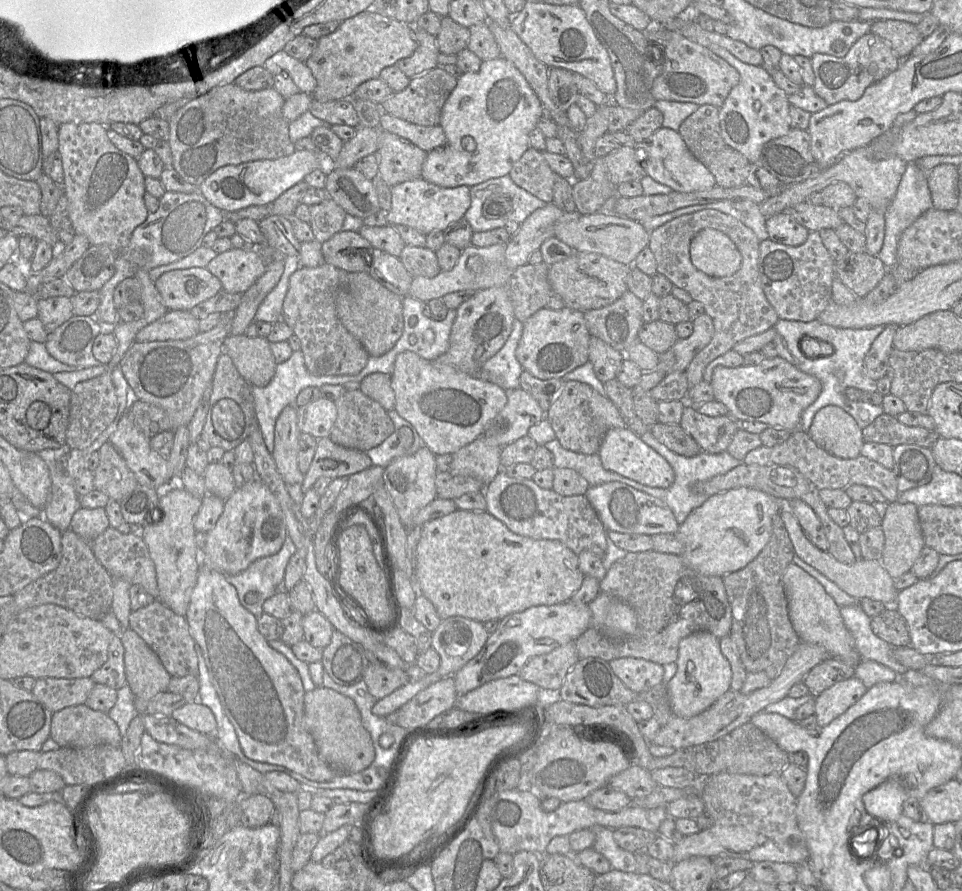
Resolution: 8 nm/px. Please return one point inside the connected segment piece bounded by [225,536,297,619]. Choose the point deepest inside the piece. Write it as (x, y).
(265, 576)

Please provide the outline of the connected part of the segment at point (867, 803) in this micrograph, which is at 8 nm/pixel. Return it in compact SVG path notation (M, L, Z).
M890 779L862 797L864 807L879 822L894 822L903 812L908 791L901 779Z

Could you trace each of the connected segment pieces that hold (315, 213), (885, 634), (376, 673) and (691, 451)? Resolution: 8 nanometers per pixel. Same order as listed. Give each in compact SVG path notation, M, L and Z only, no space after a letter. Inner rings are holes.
M332 198L310 205L310 226L315 240L321 244L340 232L347 215Z
M888 606L881 614L871 618L874 634L892 647L910 646L910 634L904 617L894 606Z
M369 663L363 680L369 693L380 700L406 684L409 679L405 669L388 669L384 665Z
M658 422L651 427L651 432L656 440L679 455L693 457L702 451L695 439L680 424Z

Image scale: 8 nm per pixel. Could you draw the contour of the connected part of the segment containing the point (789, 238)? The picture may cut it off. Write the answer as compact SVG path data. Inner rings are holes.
M786 211L768 217L766 229L770 240L786 246L804 244L810 232Z

